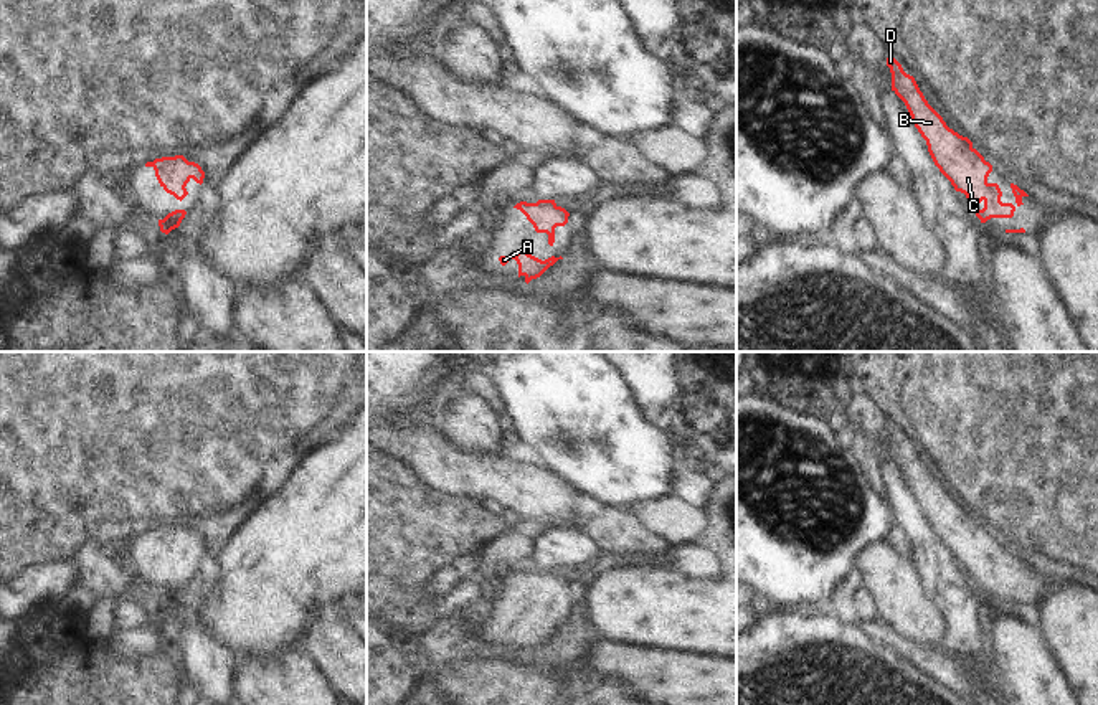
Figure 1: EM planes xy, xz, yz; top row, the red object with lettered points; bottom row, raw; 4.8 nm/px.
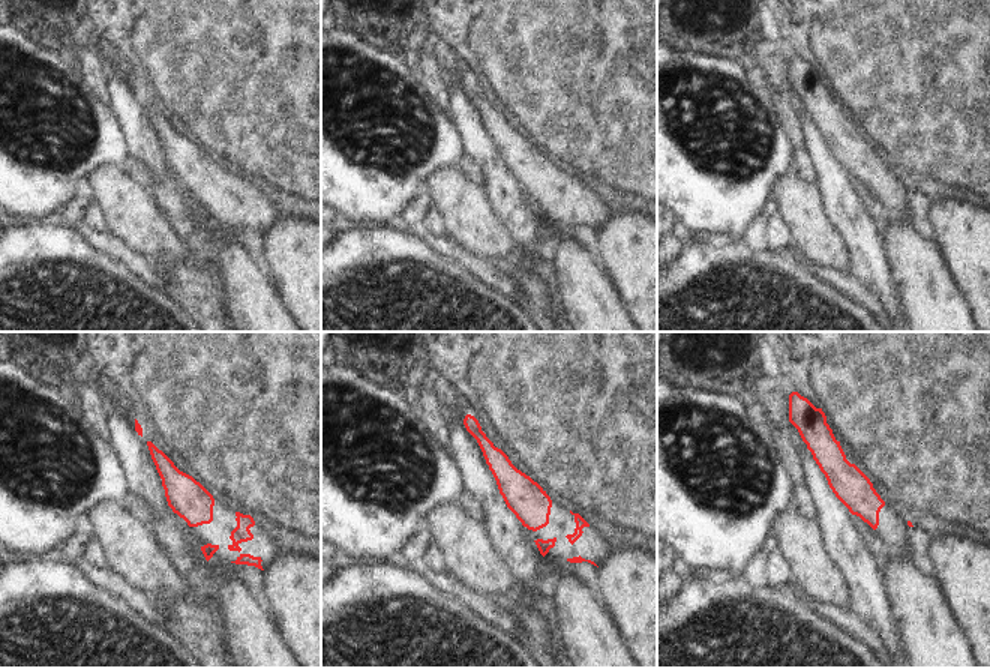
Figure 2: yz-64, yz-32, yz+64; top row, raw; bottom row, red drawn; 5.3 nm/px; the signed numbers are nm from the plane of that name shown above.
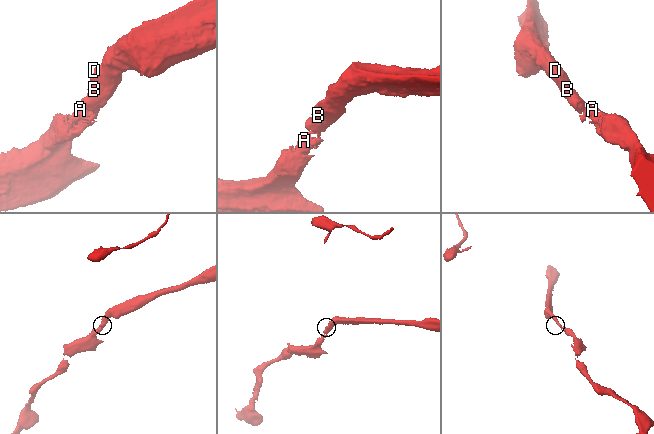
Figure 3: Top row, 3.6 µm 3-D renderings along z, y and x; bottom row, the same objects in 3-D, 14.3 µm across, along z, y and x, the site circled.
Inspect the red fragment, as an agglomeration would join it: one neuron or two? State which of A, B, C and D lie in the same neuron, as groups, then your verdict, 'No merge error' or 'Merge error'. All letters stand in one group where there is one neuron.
Groups: A B C D. No merge error.

